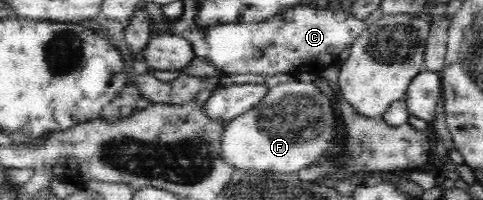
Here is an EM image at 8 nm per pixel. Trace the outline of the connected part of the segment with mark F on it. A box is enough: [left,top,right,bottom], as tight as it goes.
[221,76,337,173]

